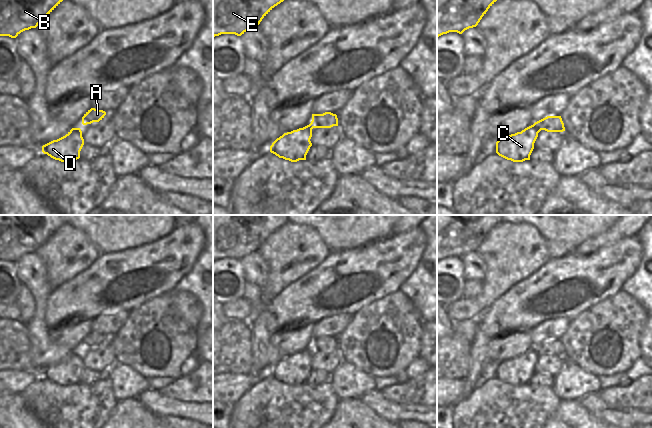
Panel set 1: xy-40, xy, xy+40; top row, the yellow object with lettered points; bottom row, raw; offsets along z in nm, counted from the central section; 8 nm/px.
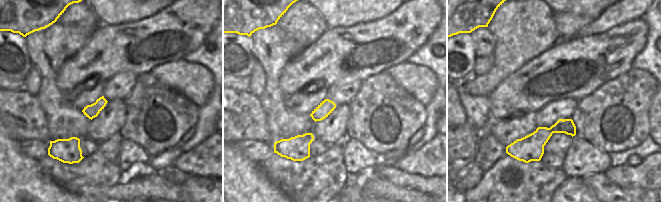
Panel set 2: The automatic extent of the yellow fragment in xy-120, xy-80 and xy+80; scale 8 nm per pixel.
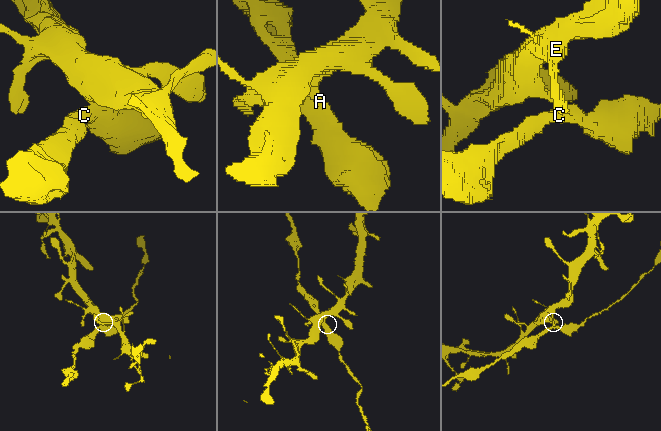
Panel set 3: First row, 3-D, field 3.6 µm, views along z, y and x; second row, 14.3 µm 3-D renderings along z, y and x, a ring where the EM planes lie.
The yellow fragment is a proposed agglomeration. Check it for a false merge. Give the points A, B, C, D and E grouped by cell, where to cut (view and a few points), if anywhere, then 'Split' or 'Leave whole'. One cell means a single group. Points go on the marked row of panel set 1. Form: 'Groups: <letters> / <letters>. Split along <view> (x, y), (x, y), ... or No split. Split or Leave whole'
Groups: A B E / C D. Split along xy (336, 117), (324, 123), (310, 123). Split.

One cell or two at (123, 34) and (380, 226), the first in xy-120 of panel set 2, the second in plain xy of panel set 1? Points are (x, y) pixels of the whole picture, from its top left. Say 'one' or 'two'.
two

